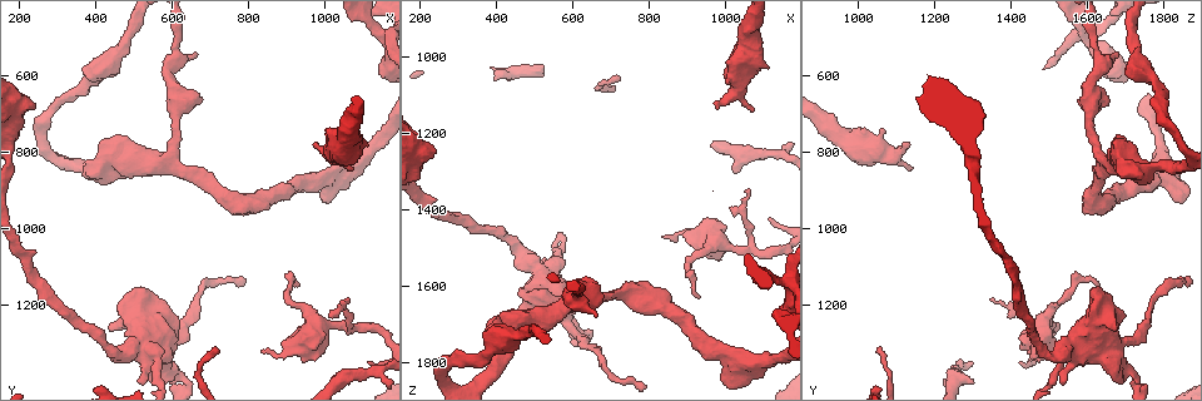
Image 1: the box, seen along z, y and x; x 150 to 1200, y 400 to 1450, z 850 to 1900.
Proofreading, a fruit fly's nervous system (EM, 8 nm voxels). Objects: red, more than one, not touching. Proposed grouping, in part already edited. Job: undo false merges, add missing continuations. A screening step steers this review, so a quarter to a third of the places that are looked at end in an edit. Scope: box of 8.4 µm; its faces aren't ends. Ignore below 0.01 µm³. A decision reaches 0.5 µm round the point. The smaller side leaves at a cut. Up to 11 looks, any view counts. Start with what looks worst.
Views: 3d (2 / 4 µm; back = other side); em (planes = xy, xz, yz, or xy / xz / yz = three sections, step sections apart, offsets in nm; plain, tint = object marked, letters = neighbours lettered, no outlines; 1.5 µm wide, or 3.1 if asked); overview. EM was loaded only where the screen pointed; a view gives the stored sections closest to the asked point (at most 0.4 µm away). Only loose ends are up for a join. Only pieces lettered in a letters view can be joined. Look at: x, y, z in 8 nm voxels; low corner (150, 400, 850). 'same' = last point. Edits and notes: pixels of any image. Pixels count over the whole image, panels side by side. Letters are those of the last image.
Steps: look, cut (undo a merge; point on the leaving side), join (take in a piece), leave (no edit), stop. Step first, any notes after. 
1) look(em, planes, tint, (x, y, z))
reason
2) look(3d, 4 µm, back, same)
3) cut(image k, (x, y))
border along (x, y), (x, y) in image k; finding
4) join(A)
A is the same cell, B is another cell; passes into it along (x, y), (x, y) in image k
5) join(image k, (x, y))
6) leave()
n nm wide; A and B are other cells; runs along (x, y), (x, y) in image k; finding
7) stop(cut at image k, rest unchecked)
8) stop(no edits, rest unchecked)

look(em, planes, tint, (985, 770, 1130))
branch stops here

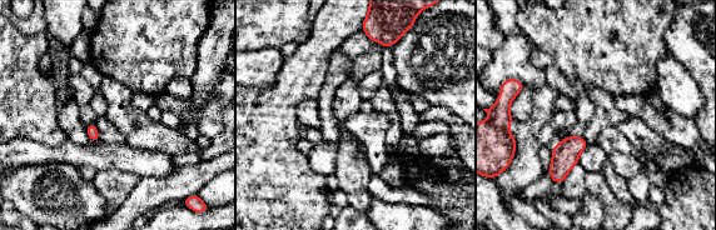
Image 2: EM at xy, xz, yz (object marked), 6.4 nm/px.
look(em, planes, letters, same)

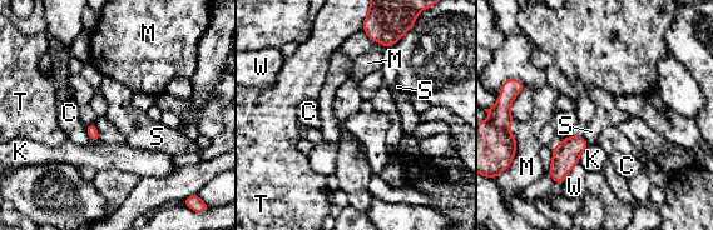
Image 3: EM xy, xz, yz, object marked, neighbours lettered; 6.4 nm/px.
leave()
W touches over 170 nm; C, K, M, S, T and W are other cells; no lettered piece goes on from it

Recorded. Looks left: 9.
look(3d, 4 µm, (1120, 1345, 1420))
thin end

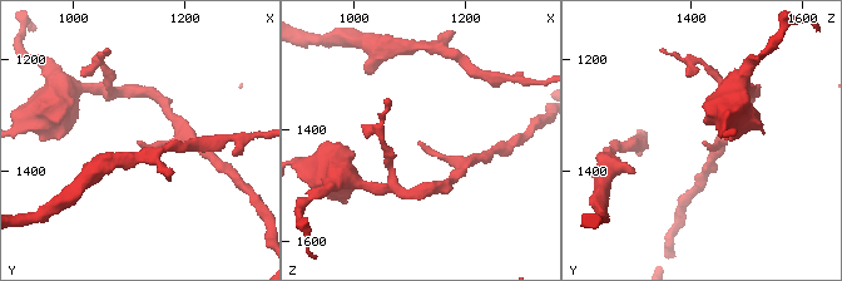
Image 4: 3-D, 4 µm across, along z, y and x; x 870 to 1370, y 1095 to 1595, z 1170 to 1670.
look(em, xz, step 8, tint, (1120, 1345, 1420))
need the tissue

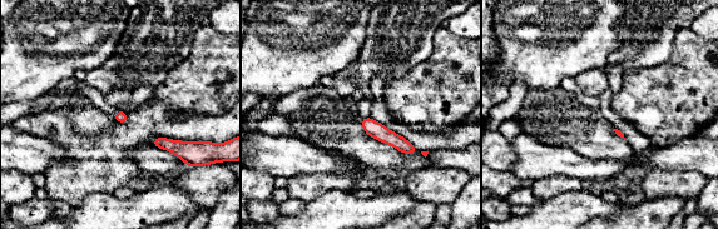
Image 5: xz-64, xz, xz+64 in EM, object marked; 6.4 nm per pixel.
look(em, planes, letters, same)

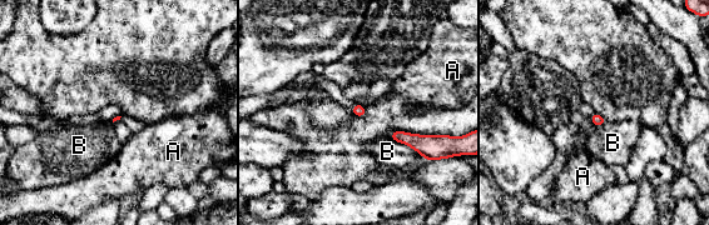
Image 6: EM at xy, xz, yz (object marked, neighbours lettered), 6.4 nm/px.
leave()
A and B are other cells; no lettered piece goes on from it

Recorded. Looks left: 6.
look(em, planes, letters, (540, 1315, 1585))
thick turns thin

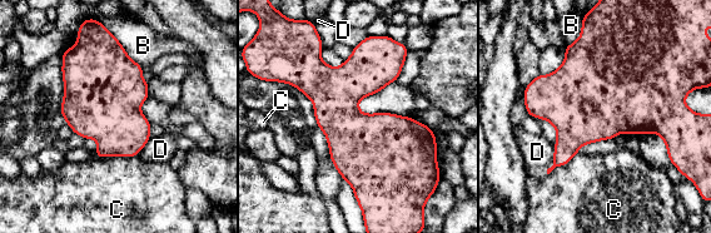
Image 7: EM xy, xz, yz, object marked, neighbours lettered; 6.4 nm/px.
leave()
320 nm wide; B, C and D are other cells; border along (84, 19), (97, 19), (142, 68) in image 7; continuous, no second cell

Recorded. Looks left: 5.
look(3d, 2 µm, (830, 1325, 1470))
thin end

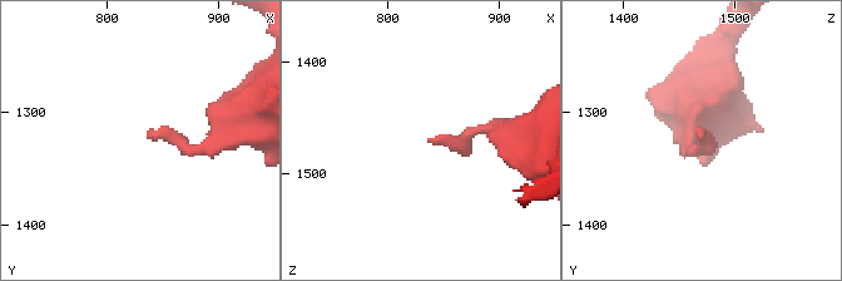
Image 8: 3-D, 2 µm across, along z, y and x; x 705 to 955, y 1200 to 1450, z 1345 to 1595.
look(em, planes, letters, (838, 1324, 1472))
need the tissue

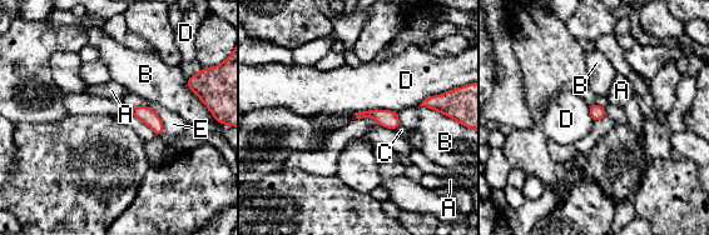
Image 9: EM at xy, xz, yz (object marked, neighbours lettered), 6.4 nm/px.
leave()
A, B, C, D and E are other cells; border along (397, 111), (360, 110), (356, 113) in image 9; no lettered piece goes on from it

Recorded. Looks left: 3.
stop(no edits, rest unchecked)

